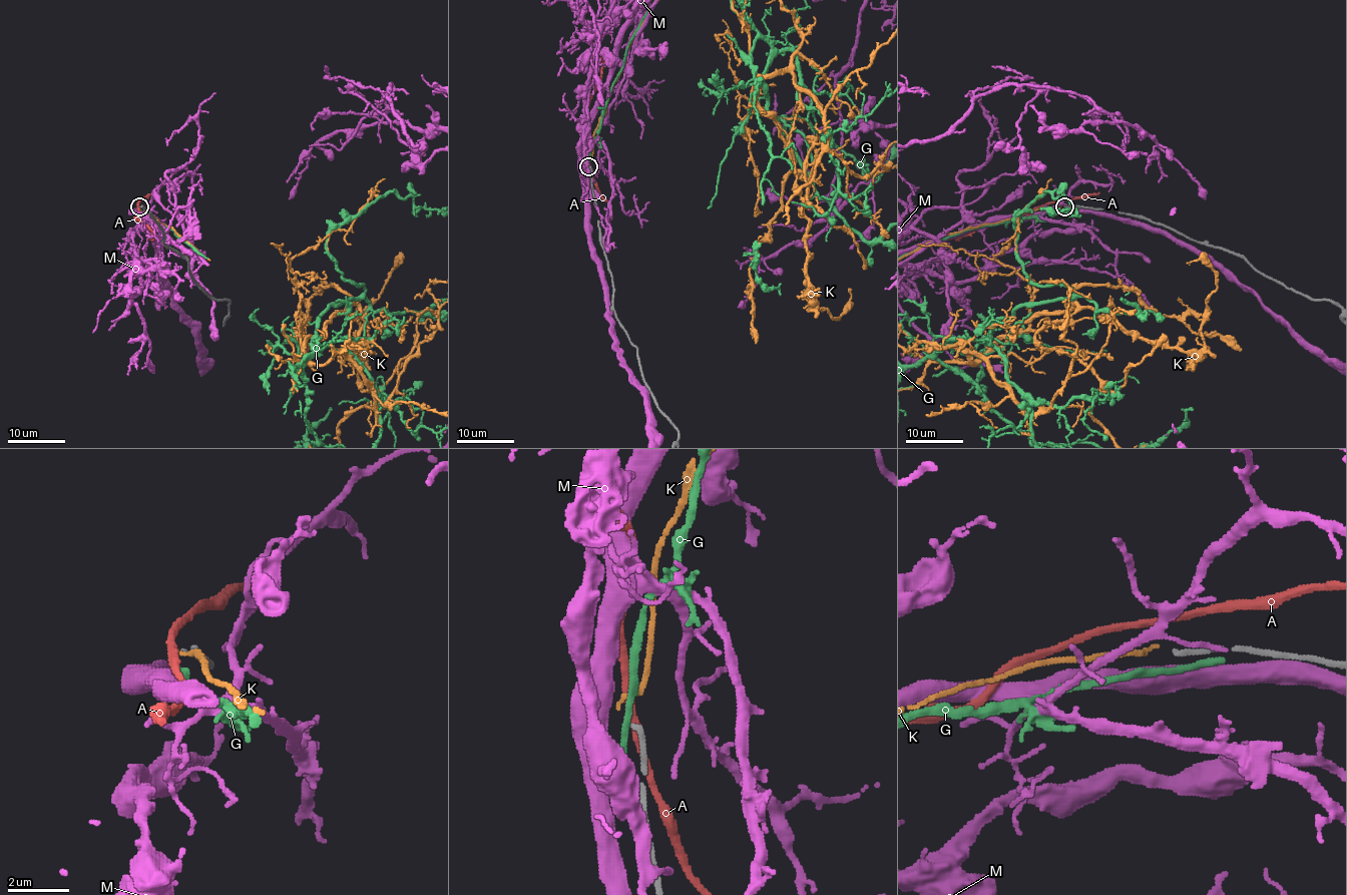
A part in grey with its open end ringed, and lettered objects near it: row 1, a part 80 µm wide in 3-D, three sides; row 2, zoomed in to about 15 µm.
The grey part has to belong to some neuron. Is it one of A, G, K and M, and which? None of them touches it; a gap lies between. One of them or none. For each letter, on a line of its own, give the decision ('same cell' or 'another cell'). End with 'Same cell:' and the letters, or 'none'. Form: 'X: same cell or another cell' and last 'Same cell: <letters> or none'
A: another cell
G: another cell
K: same cell
M: another cell
Same cell: K

